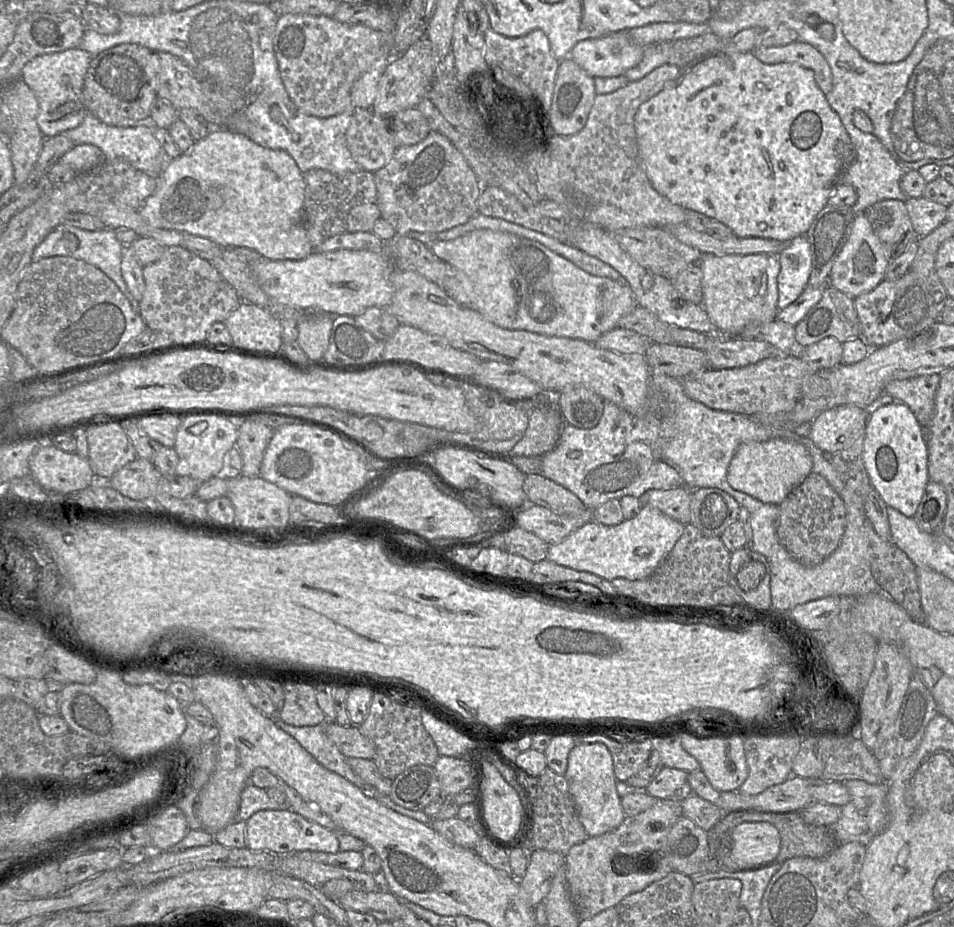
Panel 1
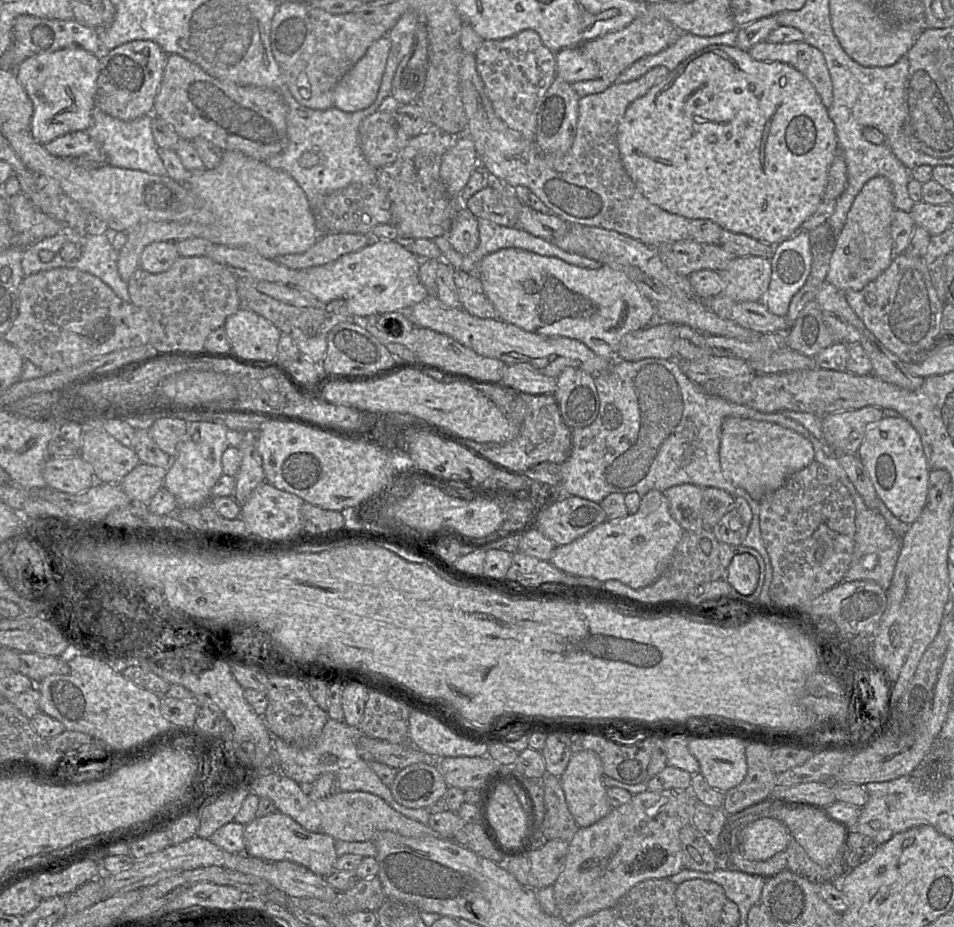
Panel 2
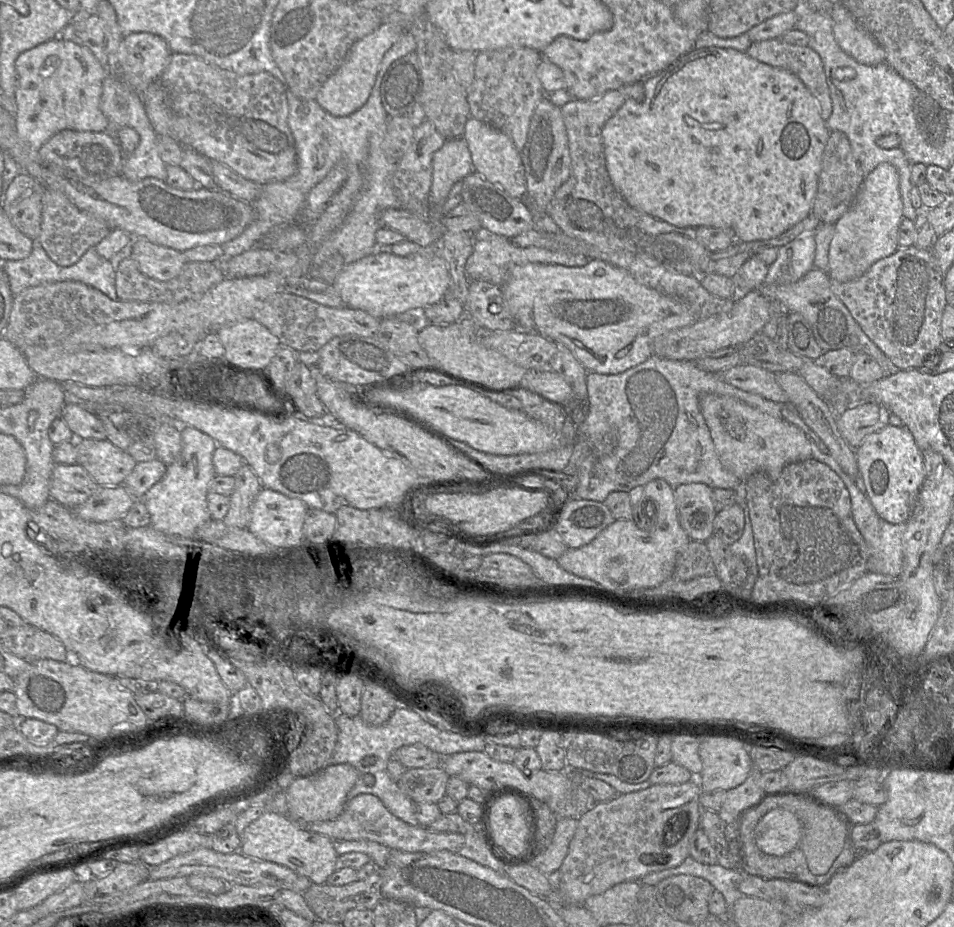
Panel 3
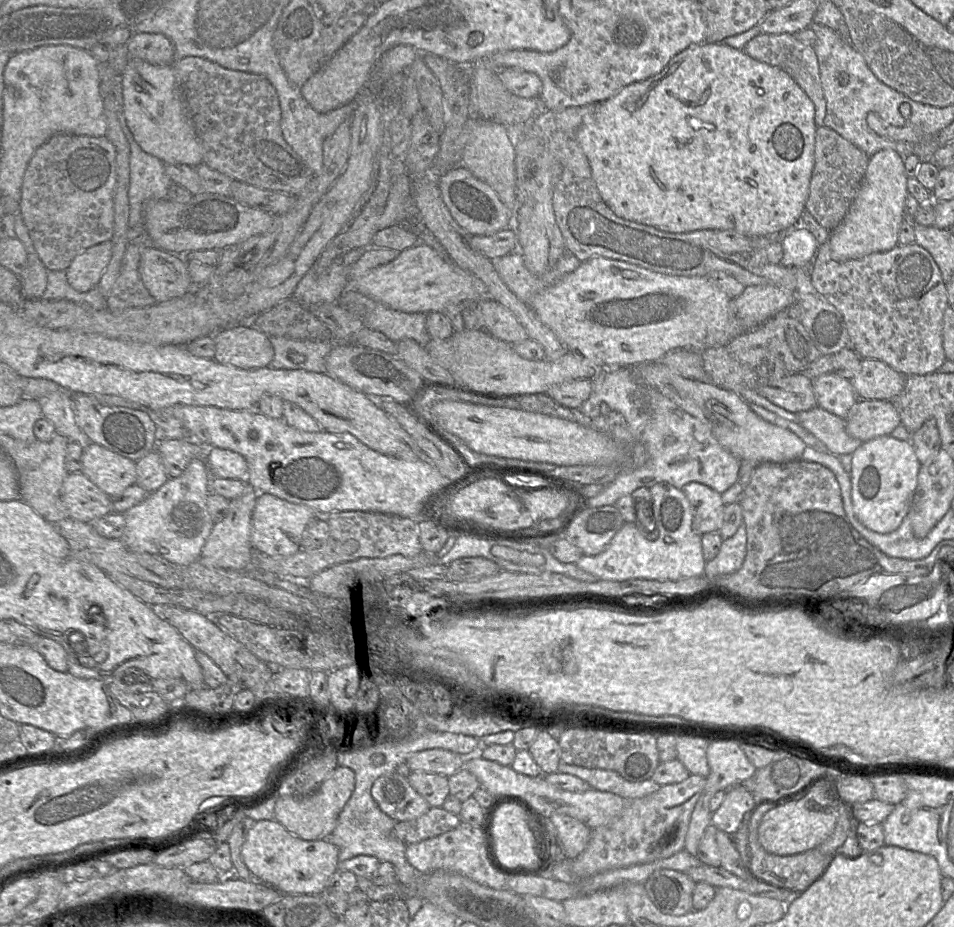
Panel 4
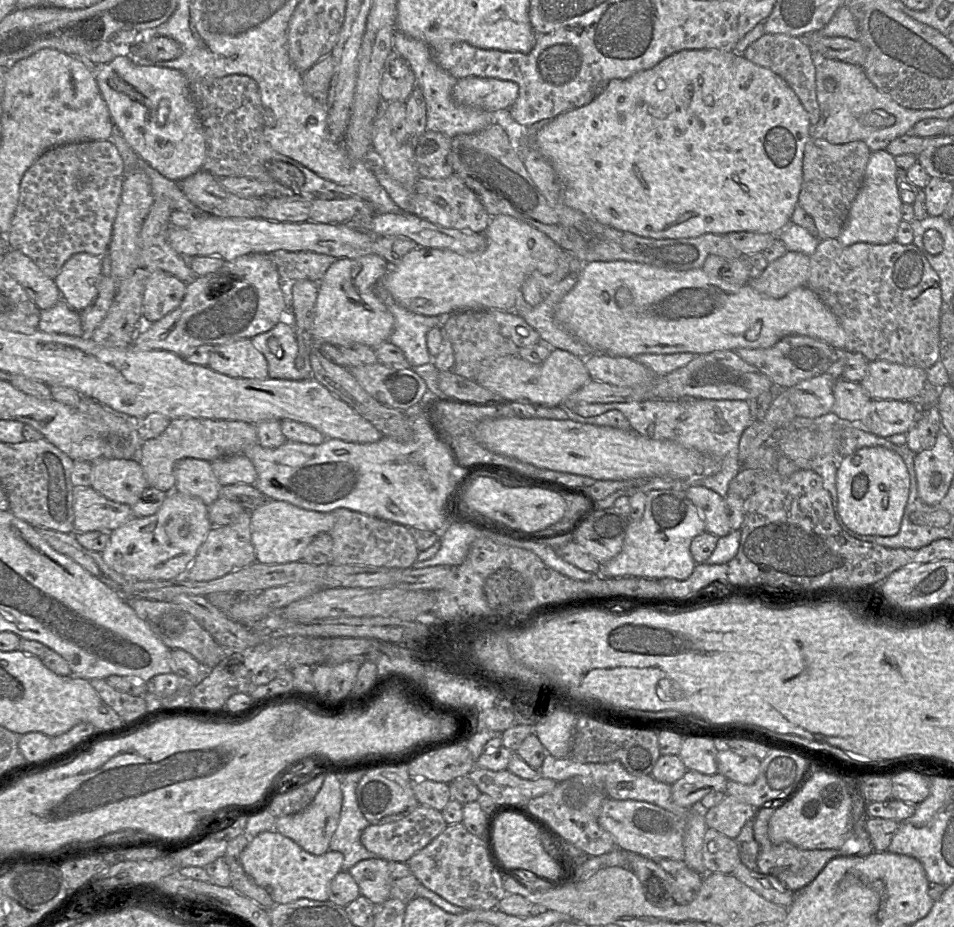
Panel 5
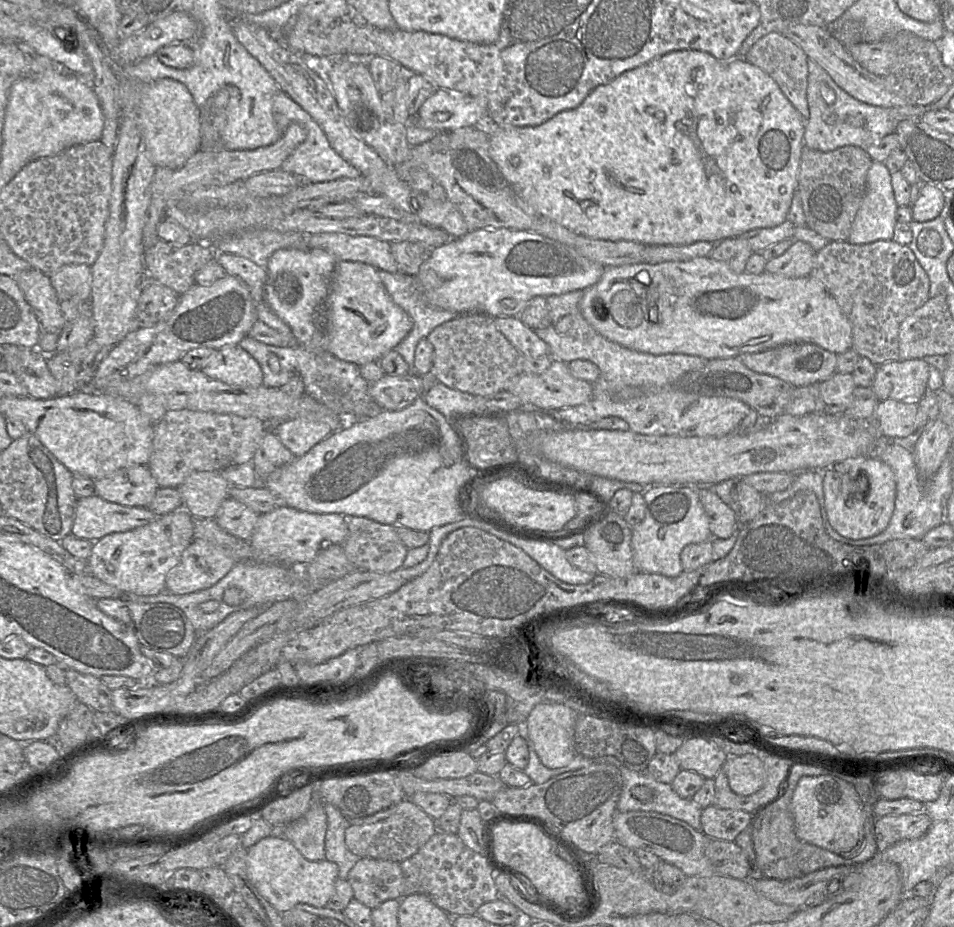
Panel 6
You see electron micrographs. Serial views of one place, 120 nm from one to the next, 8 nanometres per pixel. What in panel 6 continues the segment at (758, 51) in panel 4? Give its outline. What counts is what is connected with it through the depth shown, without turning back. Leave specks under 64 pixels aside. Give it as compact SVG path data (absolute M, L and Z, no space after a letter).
M770 30L750 48L745 60L759 67L768 74L779 86L782 93L793 107L800 113L804 121L809 118L809 109L806 97L808 83L807 55L790 39L776 30Z

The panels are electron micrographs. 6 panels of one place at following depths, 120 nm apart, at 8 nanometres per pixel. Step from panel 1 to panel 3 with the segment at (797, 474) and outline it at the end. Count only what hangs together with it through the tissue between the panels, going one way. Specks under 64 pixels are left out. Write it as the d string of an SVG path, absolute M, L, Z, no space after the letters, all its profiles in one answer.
M707 393L700 397L699 407L721 463L740 481L756 472L777 478L786 465L812 458L810 443L801 429L737 398Z

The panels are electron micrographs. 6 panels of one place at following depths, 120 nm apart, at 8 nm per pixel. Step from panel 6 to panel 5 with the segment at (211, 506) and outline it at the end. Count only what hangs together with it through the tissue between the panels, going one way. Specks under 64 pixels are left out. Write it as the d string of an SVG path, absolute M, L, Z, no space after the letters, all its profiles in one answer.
M184 458L174 465L175 491L197 497L210 506L220 497L222 485L216 478L212 463L195 458Z

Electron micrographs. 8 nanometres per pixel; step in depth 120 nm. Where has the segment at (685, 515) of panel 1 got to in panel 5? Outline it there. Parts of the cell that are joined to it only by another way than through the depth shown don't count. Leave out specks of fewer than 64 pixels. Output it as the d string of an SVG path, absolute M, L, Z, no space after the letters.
M688 484L685 494L698 508L706 532L718 538L726 536L731 532L726 514L725 500L722 496L708 488L696 484Z

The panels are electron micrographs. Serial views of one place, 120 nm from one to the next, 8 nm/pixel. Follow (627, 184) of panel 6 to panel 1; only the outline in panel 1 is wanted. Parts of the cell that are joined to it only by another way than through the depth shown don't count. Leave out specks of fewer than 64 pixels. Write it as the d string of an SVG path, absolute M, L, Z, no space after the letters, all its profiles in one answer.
M726 46L703 54L680 68L676 79L667 82L659 93L639 106L634 117L634 128L638 154L653 188L685 210L693 210L721 222L739 238L789 242L805 235L855 159L850 137L839 115L830 107L826 95L818 87L812 70L797 63L764 64L755 57L753 51L738 52L729 50Z

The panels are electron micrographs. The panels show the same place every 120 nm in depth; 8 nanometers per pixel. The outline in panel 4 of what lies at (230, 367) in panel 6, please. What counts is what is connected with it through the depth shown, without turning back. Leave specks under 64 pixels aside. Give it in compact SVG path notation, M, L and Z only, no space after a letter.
M251 323L221 329L213 336L216 362L244 370L270 367L273 346L269 337Z

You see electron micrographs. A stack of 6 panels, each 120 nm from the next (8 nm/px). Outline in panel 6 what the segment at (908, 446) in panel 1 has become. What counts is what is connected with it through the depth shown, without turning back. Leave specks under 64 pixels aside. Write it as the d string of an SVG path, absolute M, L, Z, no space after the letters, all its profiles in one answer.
M848 458L823 471L824 507L828 522L841 536L866 539L883 532L895 509L896 479L889 465L878 458Z

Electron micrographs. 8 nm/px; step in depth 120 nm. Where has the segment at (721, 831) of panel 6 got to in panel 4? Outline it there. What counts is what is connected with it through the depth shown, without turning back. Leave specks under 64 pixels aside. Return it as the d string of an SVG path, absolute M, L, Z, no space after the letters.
M735 786L726 791L720 807L712 813L711 824L718 830L732 834L739 828L744 815L754 804L754 795L743 786Z

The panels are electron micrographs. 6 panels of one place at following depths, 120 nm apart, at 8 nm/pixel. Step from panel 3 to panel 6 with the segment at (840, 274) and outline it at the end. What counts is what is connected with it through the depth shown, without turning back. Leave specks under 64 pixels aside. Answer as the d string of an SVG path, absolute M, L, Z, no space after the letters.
M873 161L867 173L866 190L847 241L852 244L867 244L878 240L891 240L897 222L897 208L890 171L884 162Z

